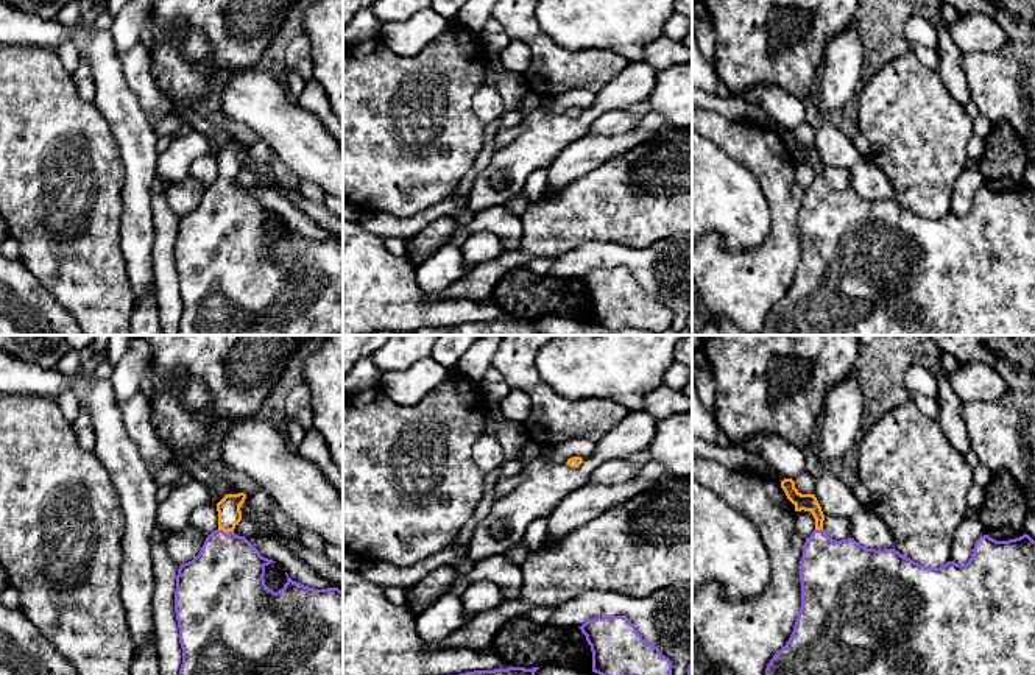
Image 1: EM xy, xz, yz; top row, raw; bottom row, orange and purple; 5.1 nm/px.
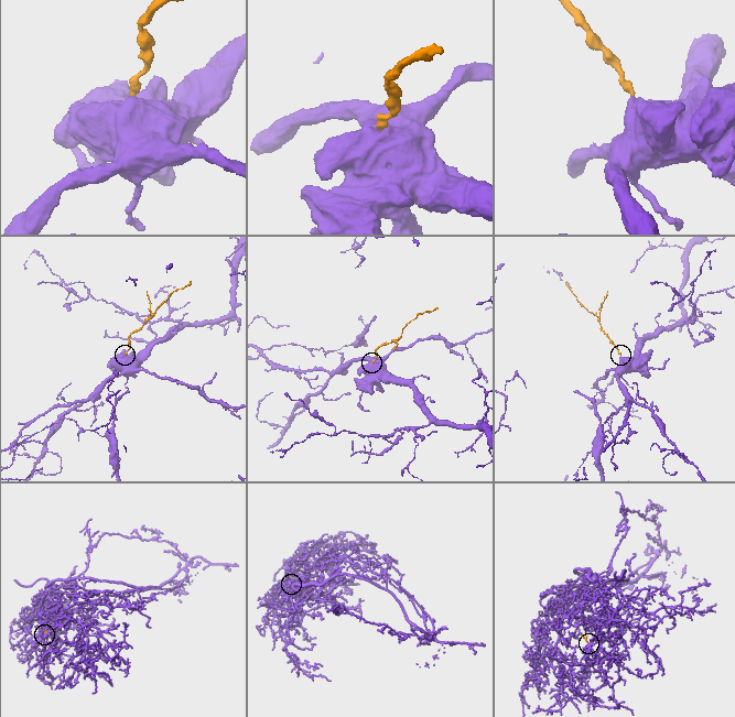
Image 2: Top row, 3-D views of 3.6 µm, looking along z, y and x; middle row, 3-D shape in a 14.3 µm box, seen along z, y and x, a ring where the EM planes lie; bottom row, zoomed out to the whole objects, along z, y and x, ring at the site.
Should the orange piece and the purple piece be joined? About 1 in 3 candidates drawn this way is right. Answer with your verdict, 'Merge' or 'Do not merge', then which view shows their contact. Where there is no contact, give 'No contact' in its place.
Merge. Touches orange in xy

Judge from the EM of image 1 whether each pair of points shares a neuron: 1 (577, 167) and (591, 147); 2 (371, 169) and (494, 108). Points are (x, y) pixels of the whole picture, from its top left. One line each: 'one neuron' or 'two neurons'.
1: one neuron
2: two neurons

